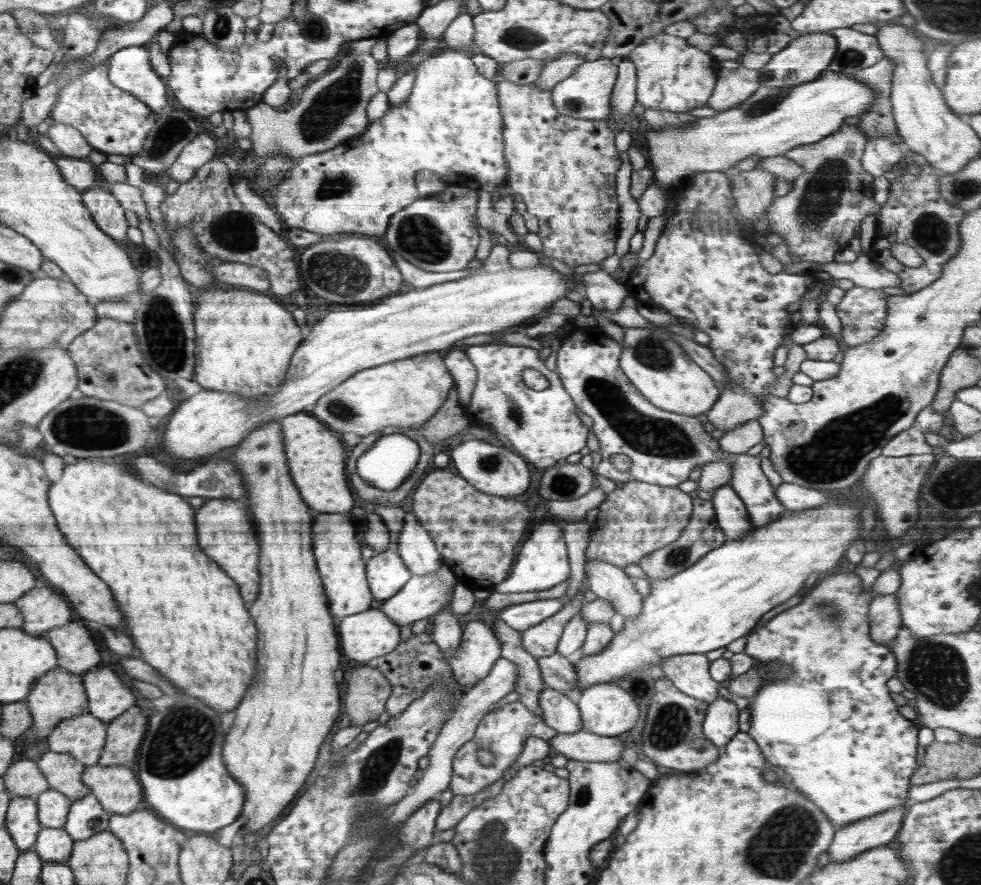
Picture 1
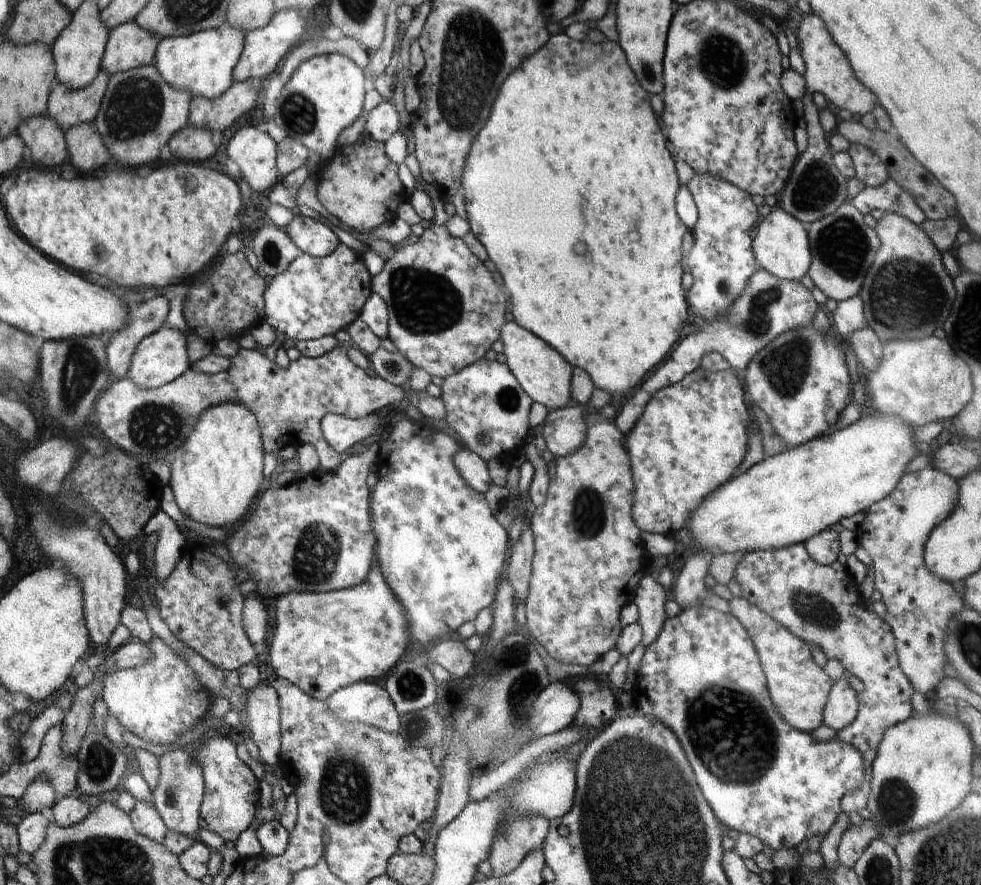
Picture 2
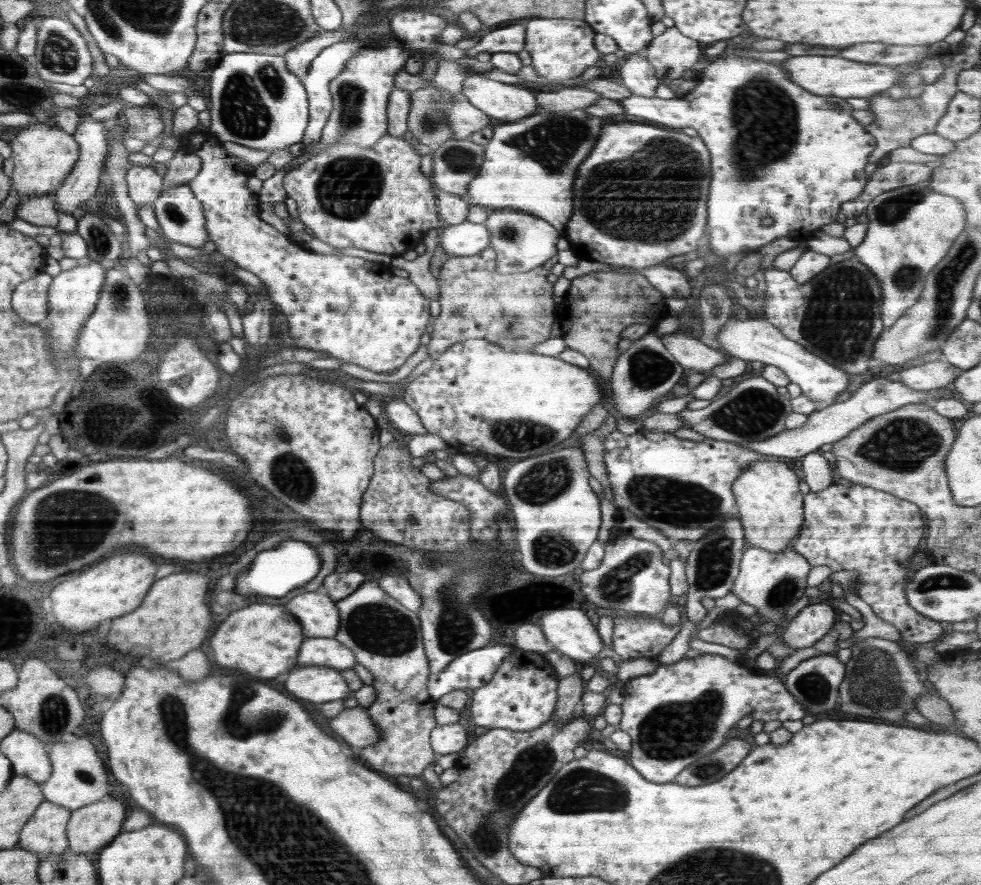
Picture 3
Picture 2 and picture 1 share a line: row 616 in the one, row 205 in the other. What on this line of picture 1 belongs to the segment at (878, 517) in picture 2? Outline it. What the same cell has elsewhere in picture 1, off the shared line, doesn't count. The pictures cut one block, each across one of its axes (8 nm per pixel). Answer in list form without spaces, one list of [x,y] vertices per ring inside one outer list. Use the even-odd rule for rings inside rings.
[[[926,165],[919,175],[912,176],[912,192],[914,194],[894,194],[890,192],[888,201],[878,212],[875,239],[872,243],[872,252],[879,258],[878,264],[896,274],[900,278],[900,289],[906,294],[918,292],[940,279],[943,266],[960,250],[961,236],[959,226],[965,213],[957,207],[950,205],[939,193],[940,172]],[[918,184],[918,186],[916,186]],[[918,190],[918,192],[916,192]],[[884,240],[884,244],[880,244]],[[894,243],[904,243],[912,247],[923,258],[923,263],[916,268],[900,264],[891,255],[891,246]]]

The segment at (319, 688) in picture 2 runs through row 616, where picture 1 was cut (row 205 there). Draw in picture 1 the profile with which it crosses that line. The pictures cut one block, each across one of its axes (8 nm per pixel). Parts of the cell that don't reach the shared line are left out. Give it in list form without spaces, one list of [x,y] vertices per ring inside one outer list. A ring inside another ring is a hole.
[[[441,53],[423,60],[415,70],[415,81],[406,102],[398,106],[390,106],[380,120],[370,122],[367,129],[362,134],[359,134],[358,137],[354,137],[350,143],[342,144],[336,150],[332,149],[327,152],[301,157],[298,160],[298,164],[292,166],[292,170],[288,174],[284,174],[284,182],[280,182],[274,188],[273,196],[275,203],[273,207],[280,219],[290,227],[301,228],[323,236],[342,232],[350,234],[352,232],[352,234],[382,239],[385,236],[392,216],[403,210],[406,206],[412,205],[412,202],[420,198],[415,186],[415,178],[422,170],[432,169],[433,173],[437,173],[447,186],[457,185],[476,191],[492,191],[494,188],[498,188],[499,184],[507,178],[508,168],[504,157],[503,118],[497,97],[496,79],[490,80],[489,78],[482,77],[477,72],[476,65],[473,64],[472,70],[468,70],[468,82],[466,82],[466,72],[462,72],[462,66],[466,68],[466,64],[454,62],[454,54],[450,54],[450,58],[448,58],[448,54],[442,56]]]

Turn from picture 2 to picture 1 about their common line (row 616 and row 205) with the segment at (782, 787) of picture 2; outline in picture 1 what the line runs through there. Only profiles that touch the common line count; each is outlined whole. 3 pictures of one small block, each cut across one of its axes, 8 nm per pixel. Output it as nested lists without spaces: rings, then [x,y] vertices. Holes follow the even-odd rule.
[[[722,172],[700,173],[688,182],[685,194],[674,192],[671,197],[674,212],[657,240],[654,253],[642,266],[629,272],[626,285],[629,296],[634,297],[640,304],[652,302],[654,306],[664,308],[681,322],[686,322],[693,331],[702,331],[710,336],[707,347],[715,359],[725,366],[731,384],[720,387],[720,396],[706,412],[704,421],[710,421],[715,429],[727,433],[744,425],[744,422],[758,421],[765,413],[759,394],[770,394],[769,384],[777,378],[772,370],[775,366],[773,360],[776,349],[783,345],[786,332],[791,334],[794,329],[786,320],[789,315],[787,306],[803,298],[814,283],[806,274],[770,274],[762,267],[755,238],[742,237],[742,228],[735,224],[733,216],[736,210],[732,189],[728,178]]]

